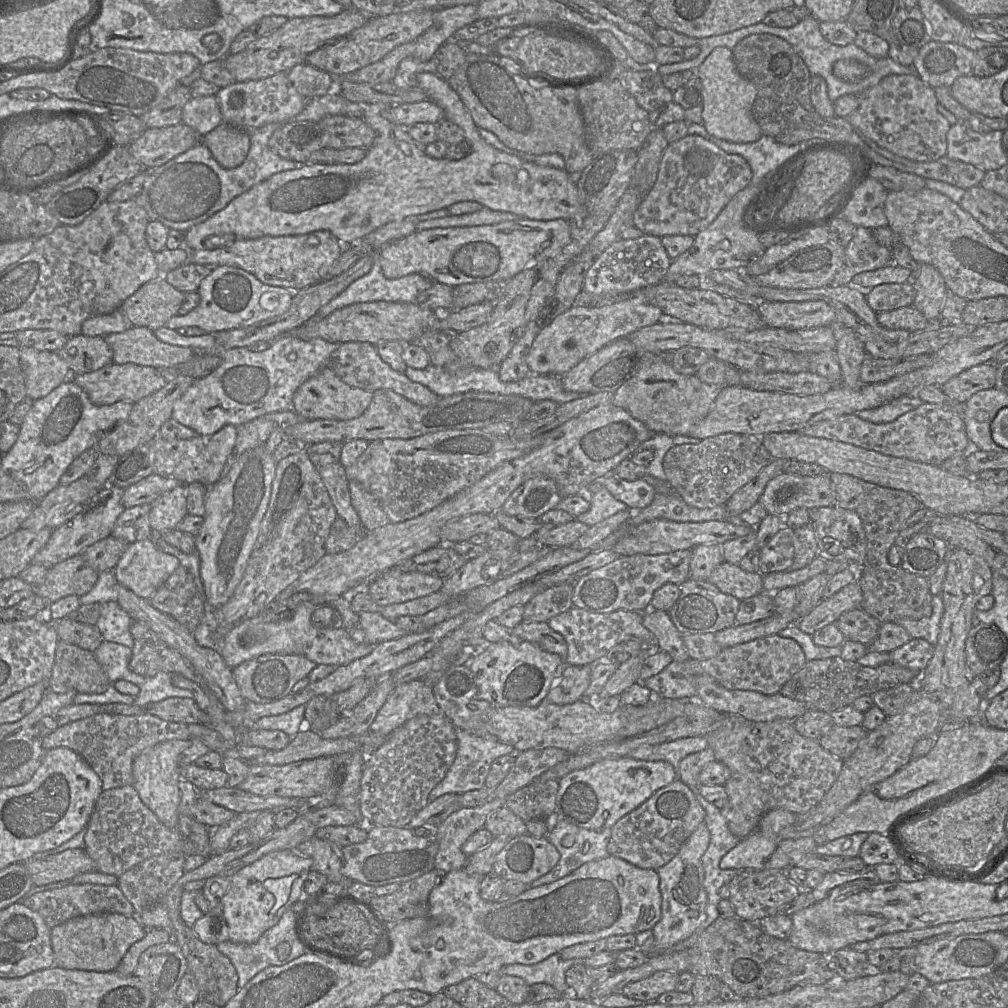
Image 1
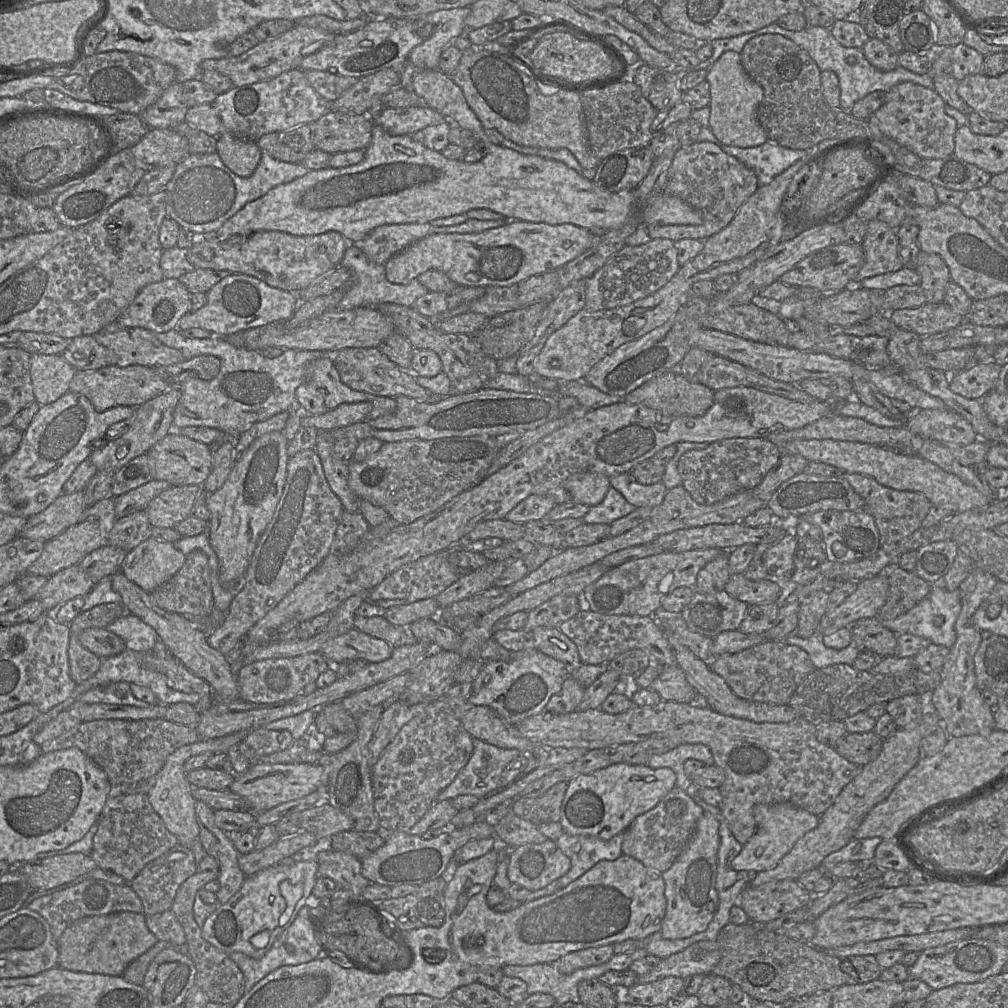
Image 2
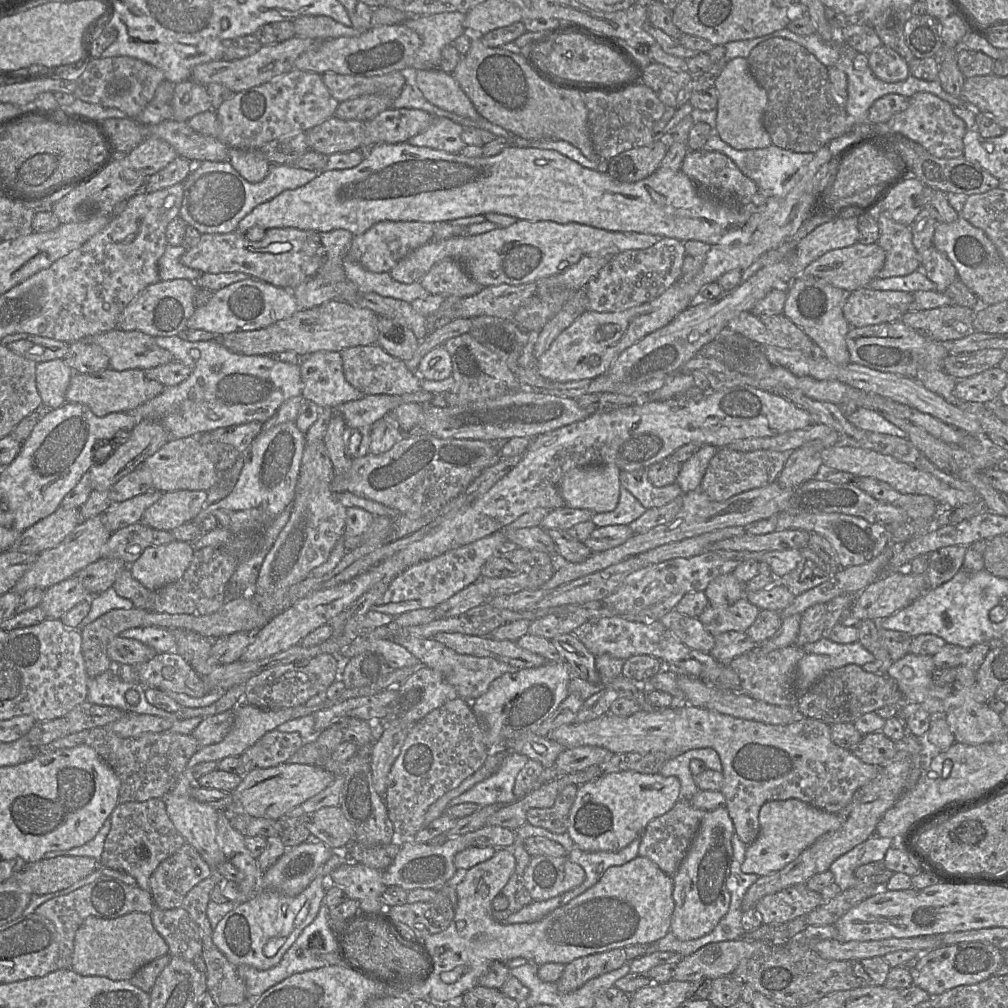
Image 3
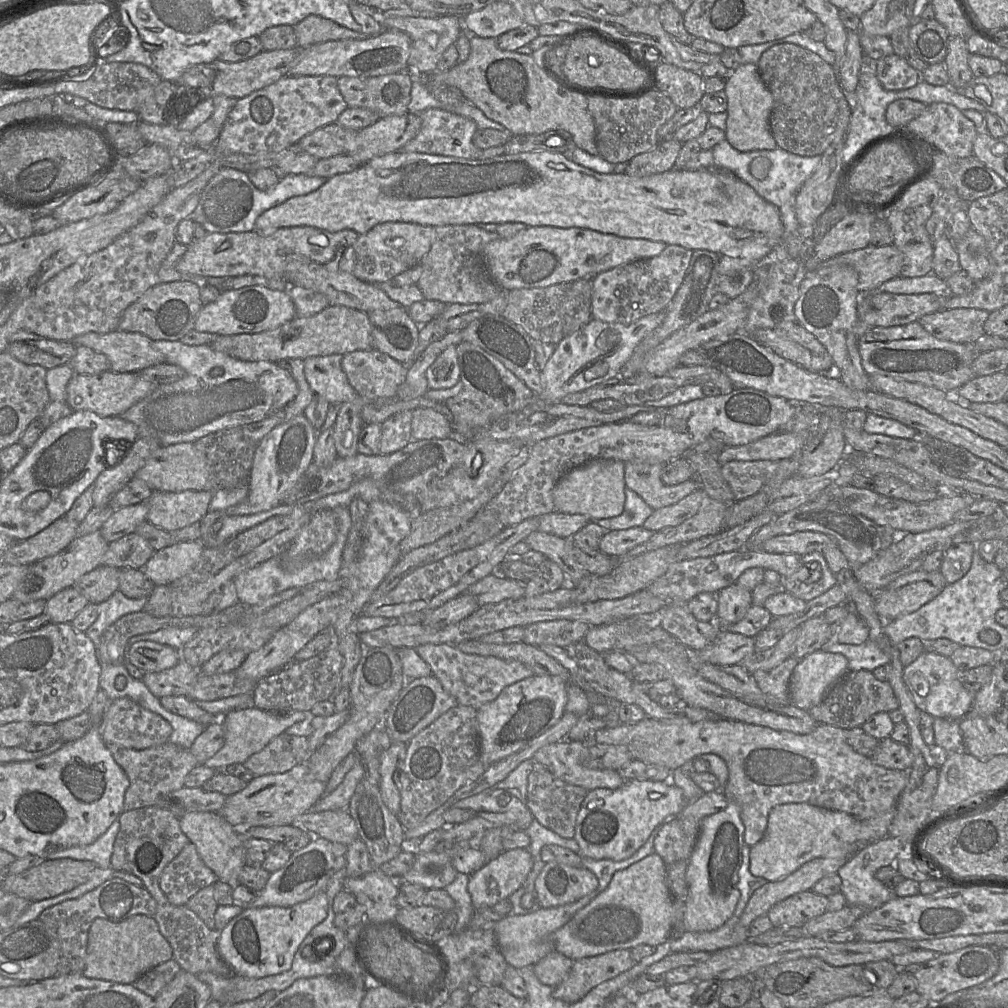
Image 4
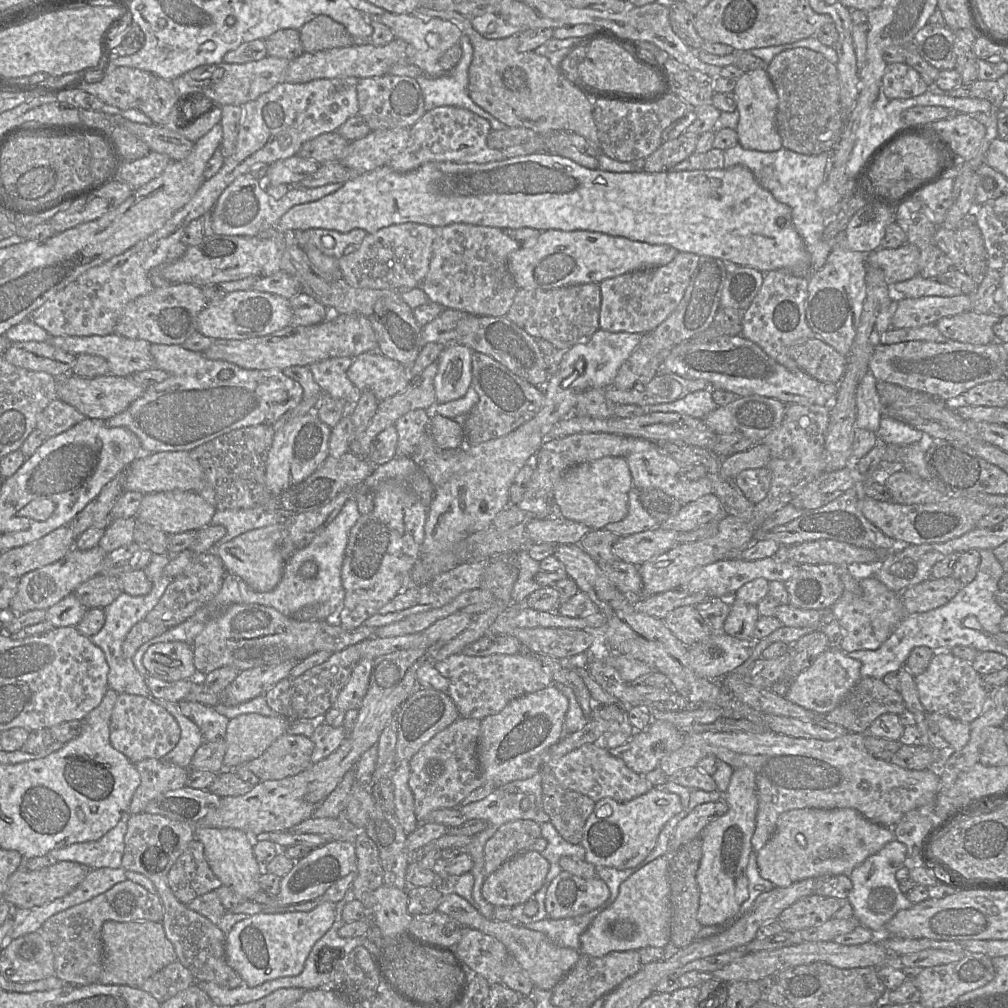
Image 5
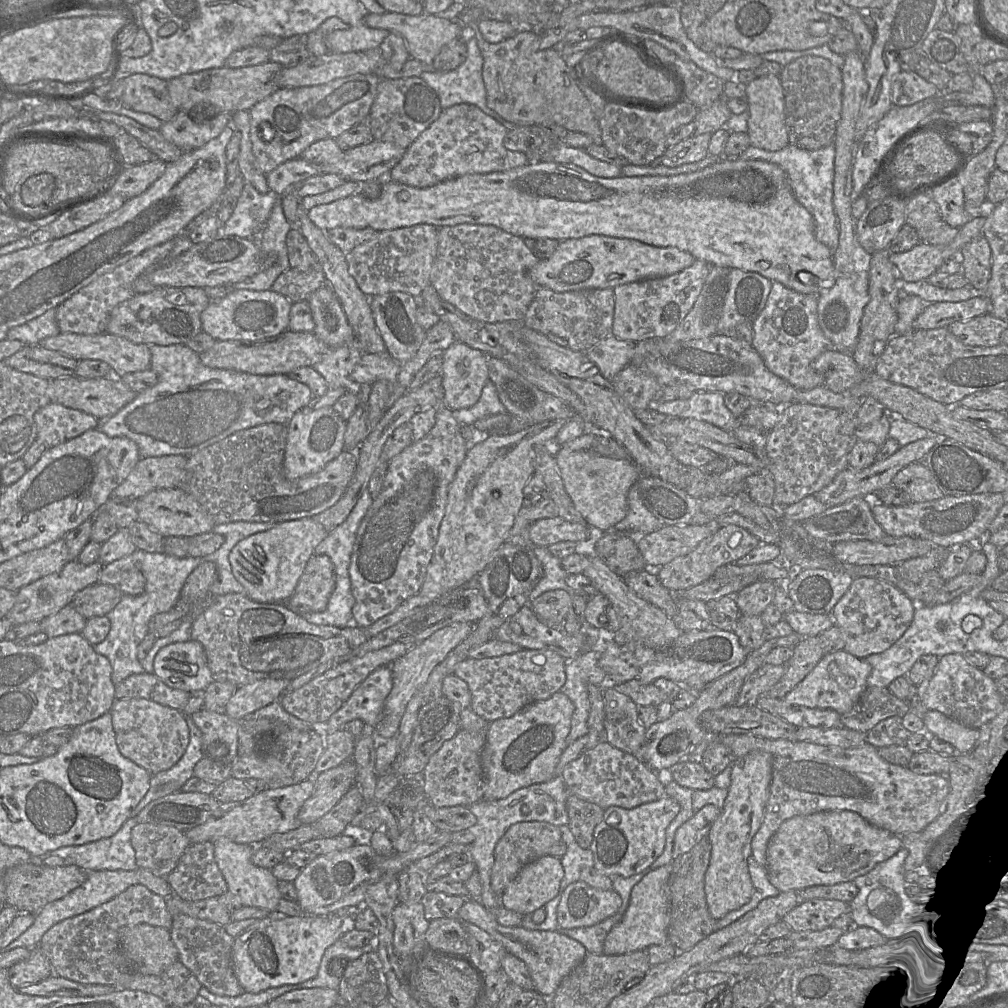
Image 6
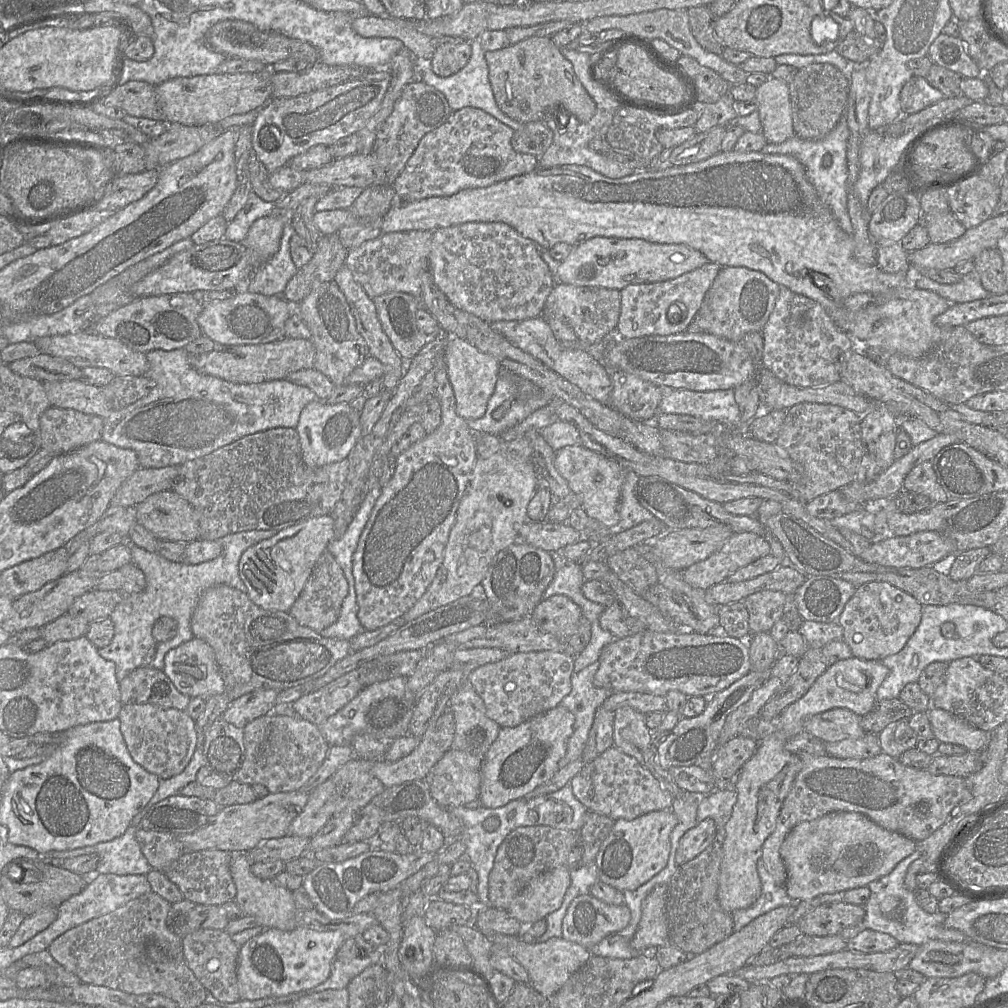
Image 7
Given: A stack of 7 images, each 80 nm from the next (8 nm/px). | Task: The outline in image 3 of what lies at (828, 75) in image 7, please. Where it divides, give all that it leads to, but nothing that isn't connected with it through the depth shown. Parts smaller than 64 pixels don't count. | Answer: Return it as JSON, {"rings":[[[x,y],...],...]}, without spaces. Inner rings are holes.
{"rings":[[[773,37],[754,47],[747,62],[751,74],[768,95],[763,124],[774,145],[799,153],[816,153],[831,140],[853,129],[853,117],[837,103],[831,92],[828,68],[803,46],[785,38]]]}

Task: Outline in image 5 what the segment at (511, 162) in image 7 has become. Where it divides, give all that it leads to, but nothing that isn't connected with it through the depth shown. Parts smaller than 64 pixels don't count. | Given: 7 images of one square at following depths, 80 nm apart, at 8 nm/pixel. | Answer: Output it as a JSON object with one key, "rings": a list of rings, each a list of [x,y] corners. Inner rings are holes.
{"rings":[[[452,106],[433,108],[410,128],[409,145],[392,159],[389,166],[396,172],[408,173],[428,162],[488,163],[503,160],[501,149],[487,145],[491,130],[488,120],[470,110]]]}

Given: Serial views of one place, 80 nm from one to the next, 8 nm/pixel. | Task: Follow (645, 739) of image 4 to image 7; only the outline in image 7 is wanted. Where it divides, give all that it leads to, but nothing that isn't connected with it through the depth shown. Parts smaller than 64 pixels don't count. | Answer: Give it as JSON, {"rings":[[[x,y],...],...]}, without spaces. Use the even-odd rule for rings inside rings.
{"rings":[[[883,752],[878,756],[866,759],[841,759],[829,755],[795,755],[802,760],[802,768],[783,802],[775,830],[766,839],[762,847],[761,860],[778,886],[784,887],[787,880],[786,867],[780,855],[781,845],[790,831],[801,822],[812,821],[831,812],[857,812],[886,830],[896,832],[911,838],[916,843],[920,843],[940,828],[955,814],[959,805],[966,801],[964,778],[935,775],[925,769],[908,767]]]}

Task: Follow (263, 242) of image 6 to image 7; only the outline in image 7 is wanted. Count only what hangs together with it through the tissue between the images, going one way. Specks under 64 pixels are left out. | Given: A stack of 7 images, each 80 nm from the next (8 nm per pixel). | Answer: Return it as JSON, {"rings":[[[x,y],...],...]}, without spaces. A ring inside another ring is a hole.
{"rings":[[[290,223],[283,229],[278,251],[257,268],[243,286],[248,292],[281,296],[287,283],[298,272],[290,255],[289,242],[294,234]]]}

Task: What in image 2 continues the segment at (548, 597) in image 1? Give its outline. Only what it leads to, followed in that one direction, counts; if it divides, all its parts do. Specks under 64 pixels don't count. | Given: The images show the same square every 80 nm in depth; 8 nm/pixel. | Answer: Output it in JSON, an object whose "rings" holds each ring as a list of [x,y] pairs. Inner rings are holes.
{"rings":[[[558,594],[528,612],[524,630],[531,631],[538,626],[559,628],[561,623],[581,610],[577,596]]]}

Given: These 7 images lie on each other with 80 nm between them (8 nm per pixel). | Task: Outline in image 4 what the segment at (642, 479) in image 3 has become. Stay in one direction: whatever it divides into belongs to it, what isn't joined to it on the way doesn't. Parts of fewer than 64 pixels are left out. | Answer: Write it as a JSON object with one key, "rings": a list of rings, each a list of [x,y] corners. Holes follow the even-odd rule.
{"rings":[[[641,461],[625,463],[625,485],[636,492],[653,510],[675,504],[701,489],[699,480],[688,480],[677,485],[665,485],[661,480],[663,464]]]}

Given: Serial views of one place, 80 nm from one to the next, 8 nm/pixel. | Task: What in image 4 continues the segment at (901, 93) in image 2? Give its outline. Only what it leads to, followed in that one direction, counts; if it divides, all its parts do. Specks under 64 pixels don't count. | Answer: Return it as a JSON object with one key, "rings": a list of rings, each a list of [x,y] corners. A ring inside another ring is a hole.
{"rings":[[[932,103],[918,117],[905,125],[934,148],[950,157],[973,156],[978,135],[975,124],[952,104]]]}

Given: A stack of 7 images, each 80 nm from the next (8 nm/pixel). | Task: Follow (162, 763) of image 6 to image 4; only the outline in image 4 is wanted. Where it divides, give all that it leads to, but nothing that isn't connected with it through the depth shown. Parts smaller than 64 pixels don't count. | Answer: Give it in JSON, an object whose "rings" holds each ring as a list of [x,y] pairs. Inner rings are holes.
{"rings":[[[129,698],[111,701],[102,721],[102,737],[105,743],[119,747],[142,750],[169,741],[171,724],[162,716],[145,709]]]}

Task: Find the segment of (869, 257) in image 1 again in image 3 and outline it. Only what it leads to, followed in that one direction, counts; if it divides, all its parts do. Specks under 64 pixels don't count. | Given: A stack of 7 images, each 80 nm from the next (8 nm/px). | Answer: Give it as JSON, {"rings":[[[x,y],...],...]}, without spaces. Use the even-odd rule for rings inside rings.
{"rings":[[[880,214],[877,243],[885,251],[885,263],[877,278],[906,276],[921,268],[920,255],[912,240],[909,226]]]}

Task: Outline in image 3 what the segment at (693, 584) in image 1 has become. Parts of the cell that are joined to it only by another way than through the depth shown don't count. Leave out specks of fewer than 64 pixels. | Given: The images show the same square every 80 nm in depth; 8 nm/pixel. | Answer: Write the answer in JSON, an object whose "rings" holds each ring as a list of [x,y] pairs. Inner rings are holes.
{"rings":[[[742,598],[728,607],[709,604],[697,617],[713,637],[726,632],[745,633],[758,616],[759,609]]]}

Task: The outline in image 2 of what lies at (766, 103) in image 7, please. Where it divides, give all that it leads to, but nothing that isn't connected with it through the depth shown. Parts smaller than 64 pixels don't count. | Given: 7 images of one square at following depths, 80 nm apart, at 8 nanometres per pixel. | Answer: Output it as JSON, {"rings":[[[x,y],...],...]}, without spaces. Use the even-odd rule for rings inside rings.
{"rings":[[[724,52],[708,69],[706,81],[710,84],[711,101],[708,128],[723,144],[741,148],[755,147],[768,138],[757,118],[757,109],[763,99],[763,88],[744,70],[739,53]]]}

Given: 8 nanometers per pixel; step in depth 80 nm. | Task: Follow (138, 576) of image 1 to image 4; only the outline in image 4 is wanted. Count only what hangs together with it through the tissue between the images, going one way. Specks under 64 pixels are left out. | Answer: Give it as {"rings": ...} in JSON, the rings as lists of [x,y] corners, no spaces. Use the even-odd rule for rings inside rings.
{"rings":[[[201,541],[171,544],[155,551],[142,571],[155,586],[170,584],[197,564],[204,549]]]}

